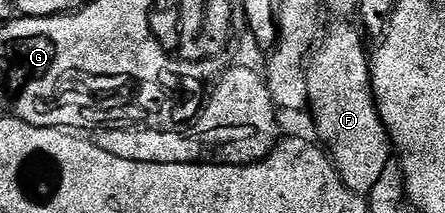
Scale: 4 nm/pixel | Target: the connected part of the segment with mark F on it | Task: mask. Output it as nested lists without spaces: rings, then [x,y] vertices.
[[[338,22],[323,33],[306,68],[308,106],[319,141],[325,146],[342,183],[363,196],[369,195],[392,158],[390,137],[374,101],[369,61],[359,32],[346,22]]]

